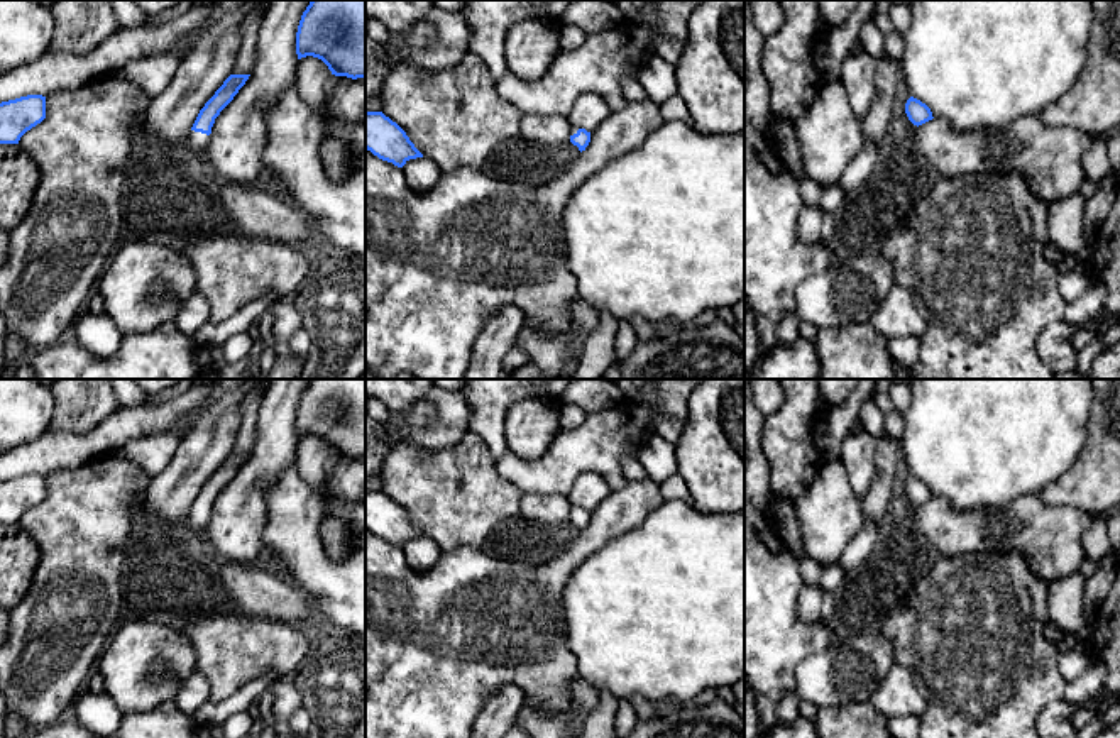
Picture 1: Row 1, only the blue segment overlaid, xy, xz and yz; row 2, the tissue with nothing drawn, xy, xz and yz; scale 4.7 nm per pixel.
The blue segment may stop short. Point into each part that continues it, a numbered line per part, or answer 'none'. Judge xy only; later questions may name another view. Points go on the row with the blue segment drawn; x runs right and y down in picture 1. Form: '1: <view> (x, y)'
1: xy (197, 139)

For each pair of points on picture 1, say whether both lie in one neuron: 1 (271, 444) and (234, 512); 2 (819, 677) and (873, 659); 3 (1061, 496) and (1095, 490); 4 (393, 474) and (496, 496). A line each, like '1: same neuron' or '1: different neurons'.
1: same neuron
2: same neuron
3: same neuron
4: same neuron

